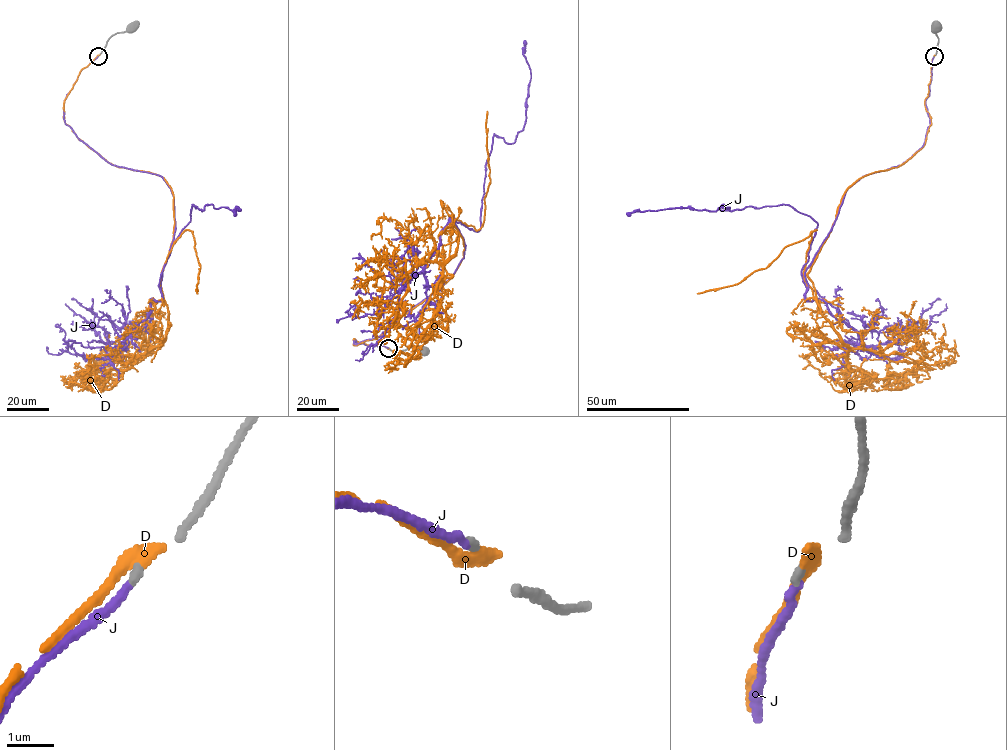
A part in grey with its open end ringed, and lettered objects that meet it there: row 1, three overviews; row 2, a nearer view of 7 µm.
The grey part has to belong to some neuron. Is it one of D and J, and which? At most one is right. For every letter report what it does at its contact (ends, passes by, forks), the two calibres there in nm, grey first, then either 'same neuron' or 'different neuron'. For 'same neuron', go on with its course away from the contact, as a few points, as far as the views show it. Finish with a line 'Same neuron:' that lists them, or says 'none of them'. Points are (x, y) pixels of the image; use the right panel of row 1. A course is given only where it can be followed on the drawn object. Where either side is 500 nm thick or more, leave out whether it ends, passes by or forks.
D: it ends; calibres 120 and 320 nm; different neuron
J: it ends; calibres 120 and 160 nm; same neuron; course (934, 56), (924, 144), (847, 189), (805, 272), (807, 288), (801, 270), (817, 223), (788, 205), (626, 214)
Same neuron: J

